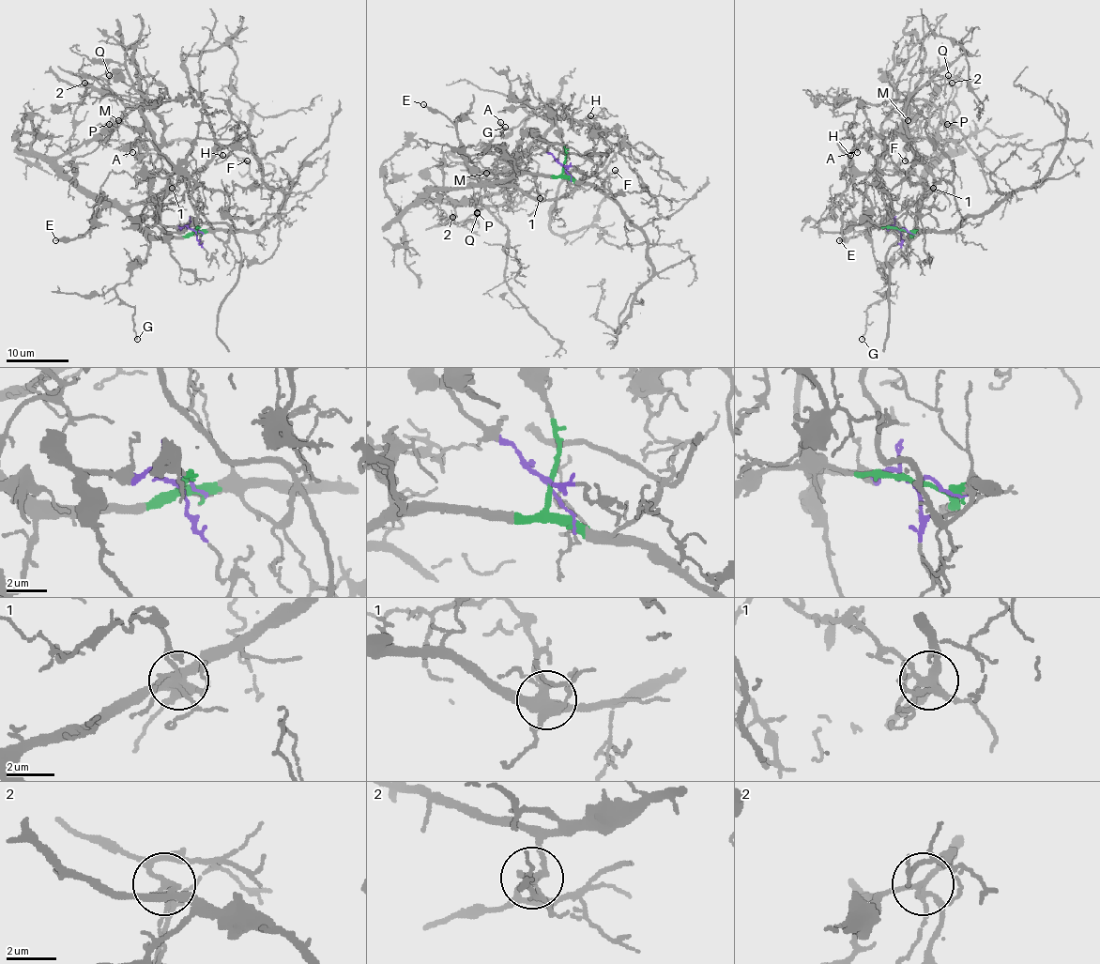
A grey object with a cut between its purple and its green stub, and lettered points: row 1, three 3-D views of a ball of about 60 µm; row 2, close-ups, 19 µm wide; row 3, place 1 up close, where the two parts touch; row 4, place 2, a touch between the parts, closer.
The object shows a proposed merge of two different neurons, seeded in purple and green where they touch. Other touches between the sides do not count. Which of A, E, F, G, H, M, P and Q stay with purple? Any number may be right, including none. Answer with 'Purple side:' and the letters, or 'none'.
Purple side: A, H, M, P, Q

